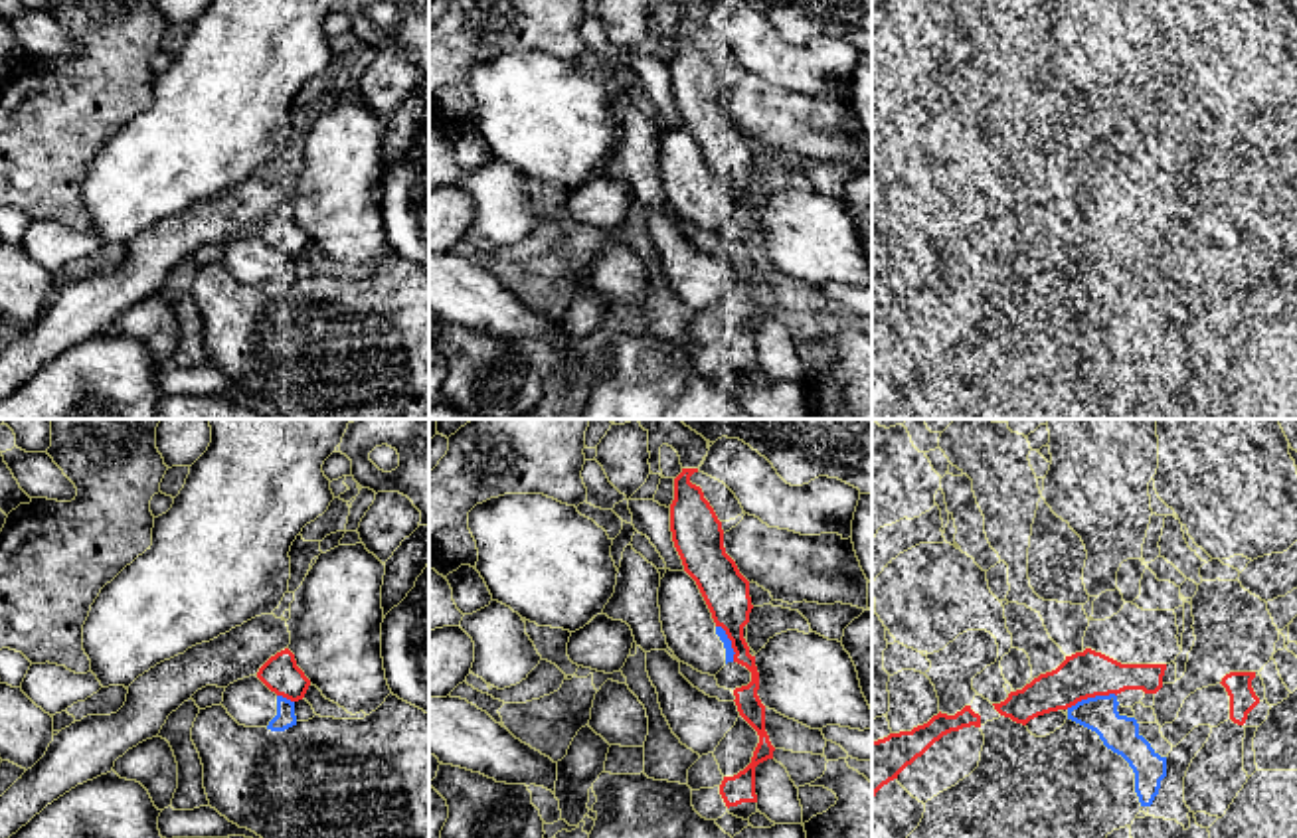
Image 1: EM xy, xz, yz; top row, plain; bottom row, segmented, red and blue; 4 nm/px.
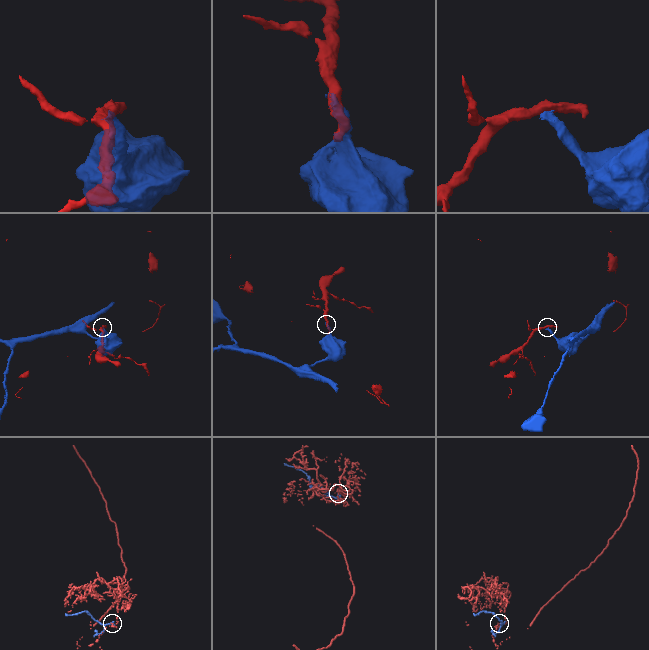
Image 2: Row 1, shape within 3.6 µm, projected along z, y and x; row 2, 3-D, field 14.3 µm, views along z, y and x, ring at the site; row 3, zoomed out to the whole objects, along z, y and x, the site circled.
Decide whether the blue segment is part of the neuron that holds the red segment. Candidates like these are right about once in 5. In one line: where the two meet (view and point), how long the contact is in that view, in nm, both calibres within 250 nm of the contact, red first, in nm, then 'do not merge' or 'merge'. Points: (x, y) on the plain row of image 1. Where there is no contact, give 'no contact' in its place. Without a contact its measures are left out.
yz (1090, 253) | 220 nm | 190/150 nm | do not merge

